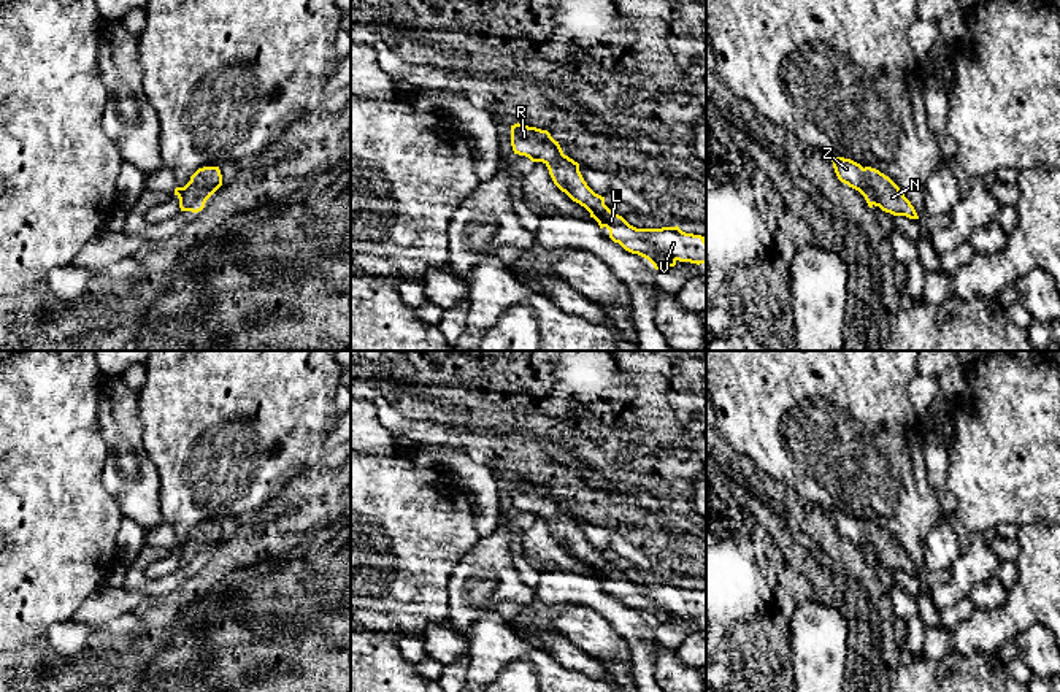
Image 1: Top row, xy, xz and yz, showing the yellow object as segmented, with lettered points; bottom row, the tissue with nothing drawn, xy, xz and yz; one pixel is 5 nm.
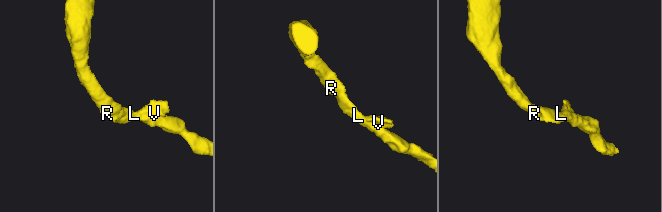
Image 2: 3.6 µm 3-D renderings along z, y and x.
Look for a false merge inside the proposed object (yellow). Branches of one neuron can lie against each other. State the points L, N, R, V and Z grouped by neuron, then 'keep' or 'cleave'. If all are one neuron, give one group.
L N R V Z; keep

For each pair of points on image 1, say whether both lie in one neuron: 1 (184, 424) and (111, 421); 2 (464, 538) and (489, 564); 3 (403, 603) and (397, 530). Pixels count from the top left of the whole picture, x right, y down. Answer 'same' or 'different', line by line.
1: different
2: different
3: same

